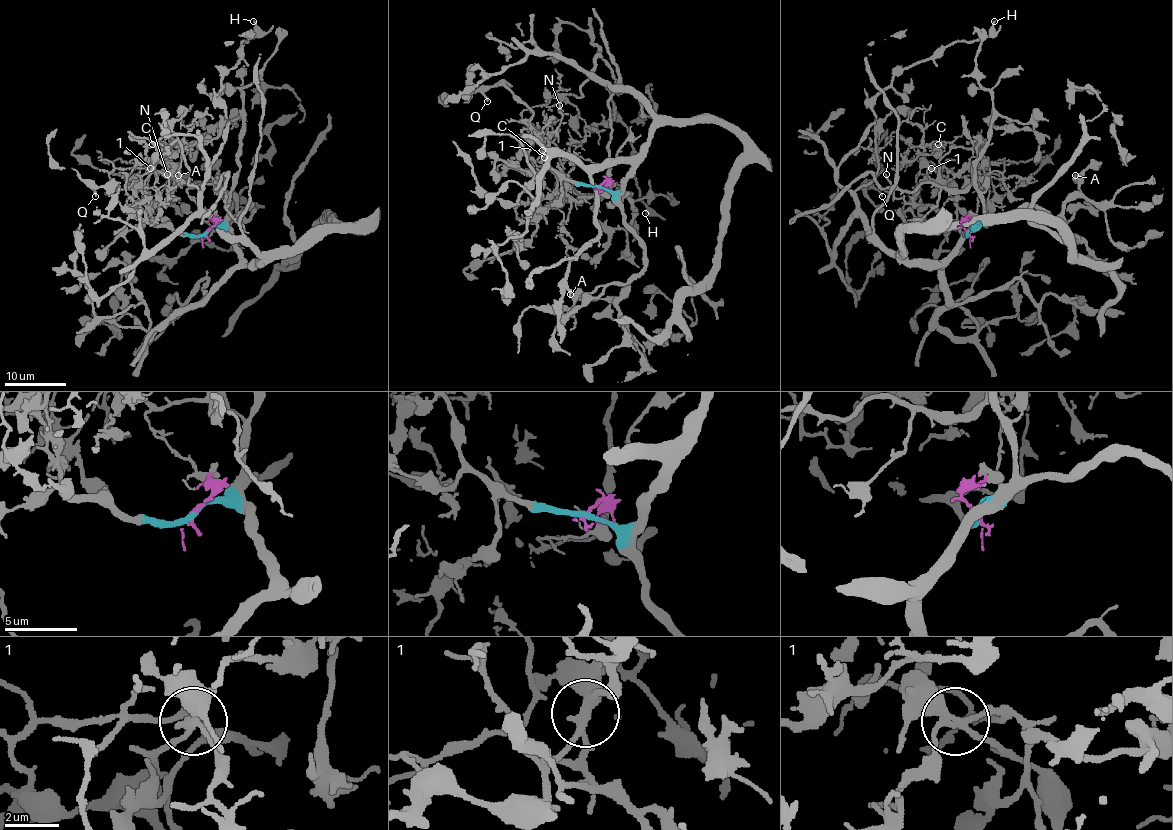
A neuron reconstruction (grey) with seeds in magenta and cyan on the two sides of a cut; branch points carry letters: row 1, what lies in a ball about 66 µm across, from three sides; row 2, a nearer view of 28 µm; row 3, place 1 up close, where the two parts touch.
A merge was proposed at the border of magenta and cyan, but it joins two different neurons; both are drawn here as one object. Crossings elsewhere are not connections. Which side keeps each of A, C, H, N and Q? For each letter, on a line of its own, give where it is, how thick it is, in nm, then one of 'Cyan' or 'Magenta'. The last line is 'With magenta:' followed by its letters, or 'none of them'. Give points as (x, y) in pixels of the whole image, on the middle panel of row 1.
A: Place: (570, 294). Thickness 550 nm. Cyan
C: Place: (544, 157). Thickness 150 nm. Magenta
H: Place: (645, 213). Thickness 200 nm. Cyan
N: Place: (559, 105). Thickness 150 nm. Magenta
Q: Place: (487, 101). Thickness 200 nm. Cyan
With magenta: C, N

